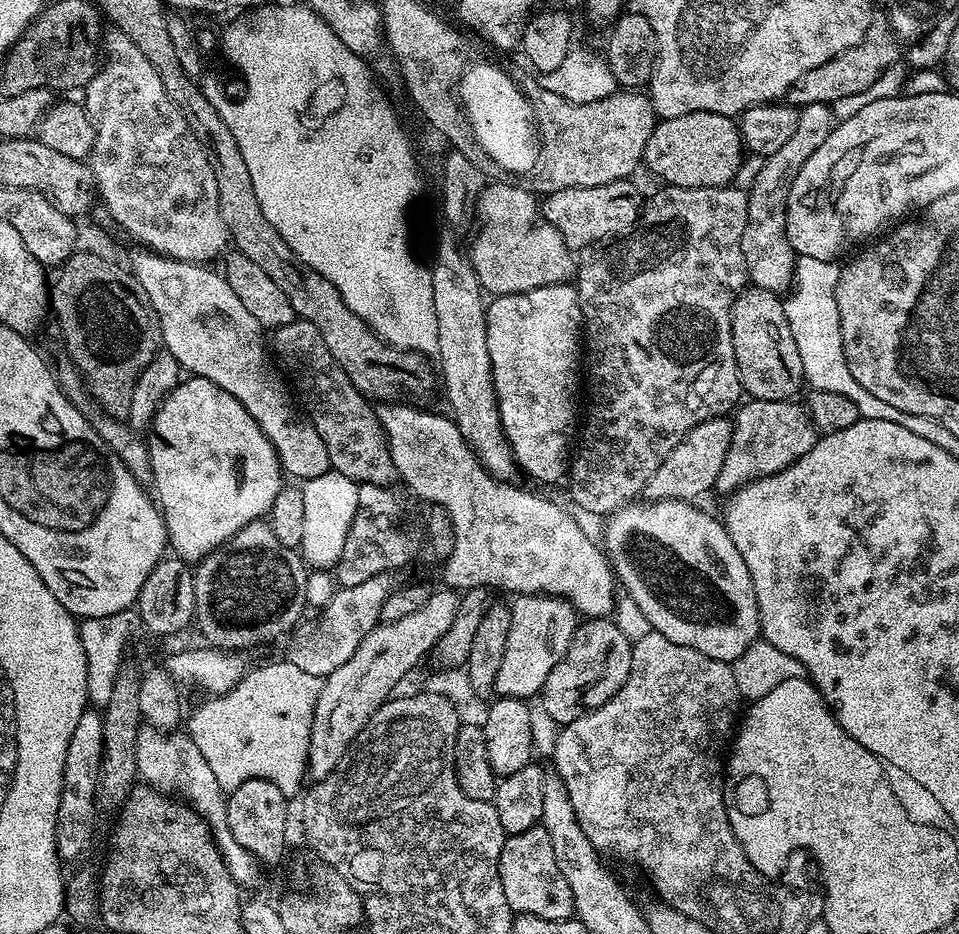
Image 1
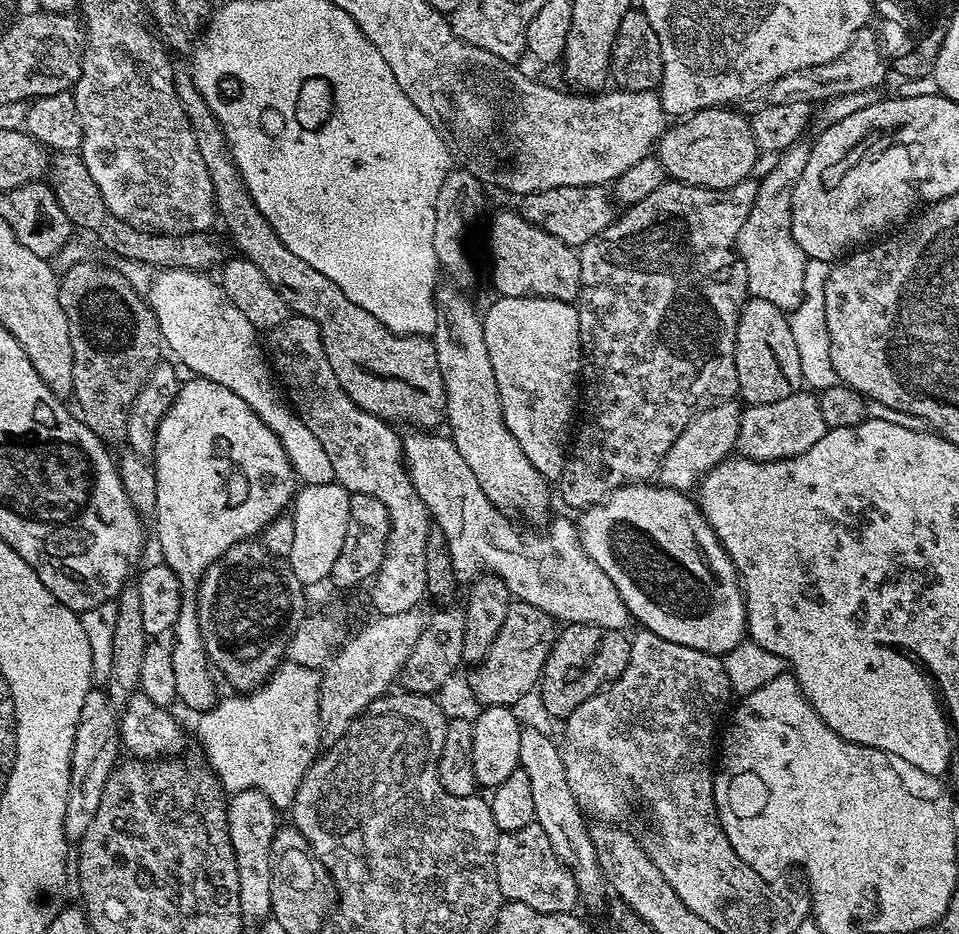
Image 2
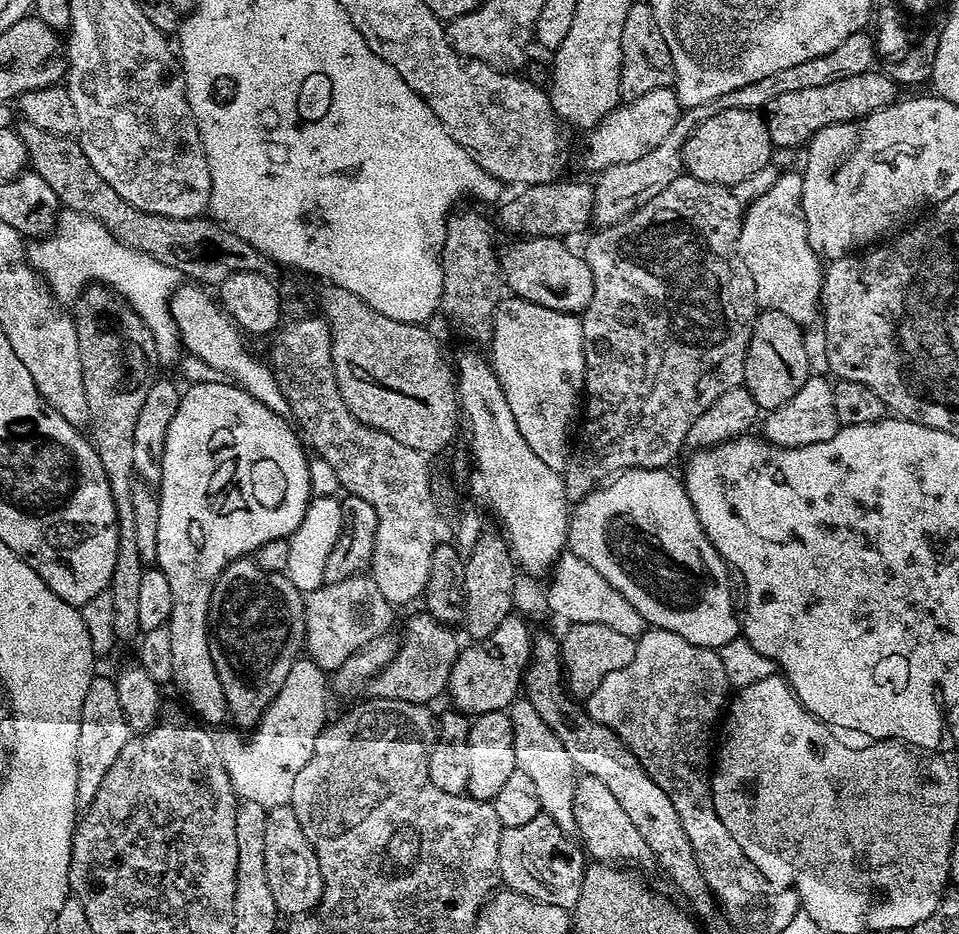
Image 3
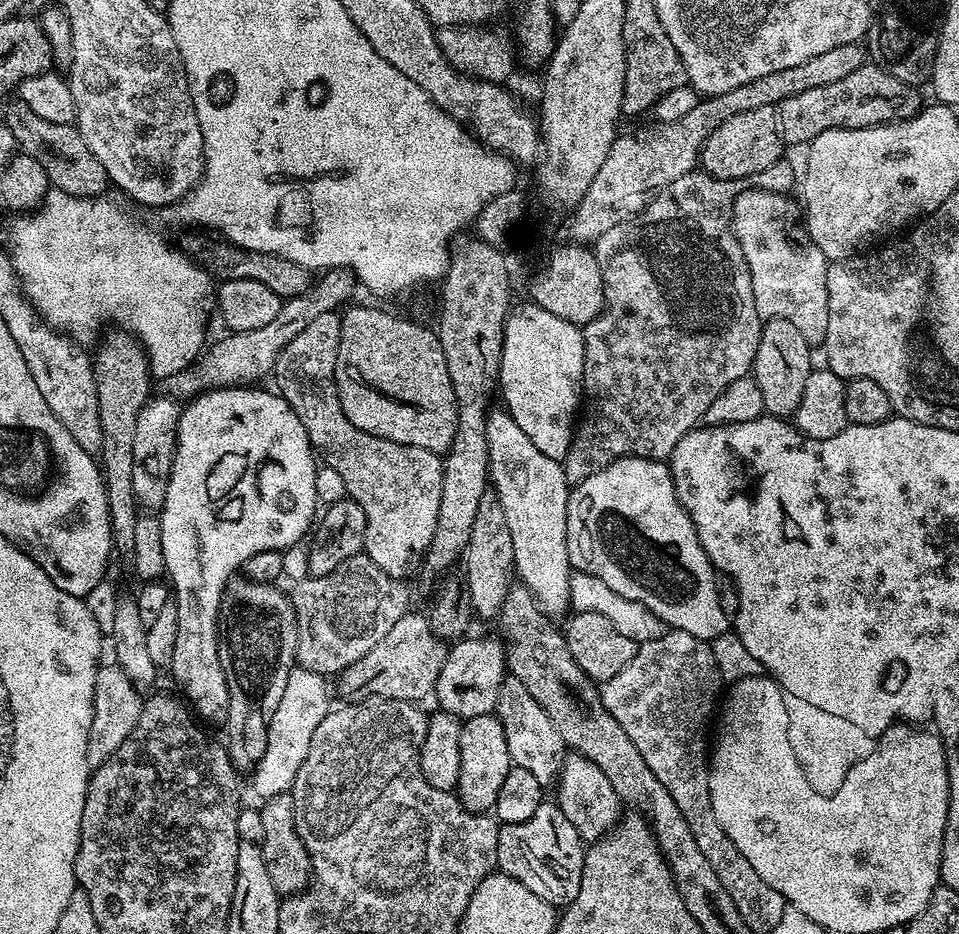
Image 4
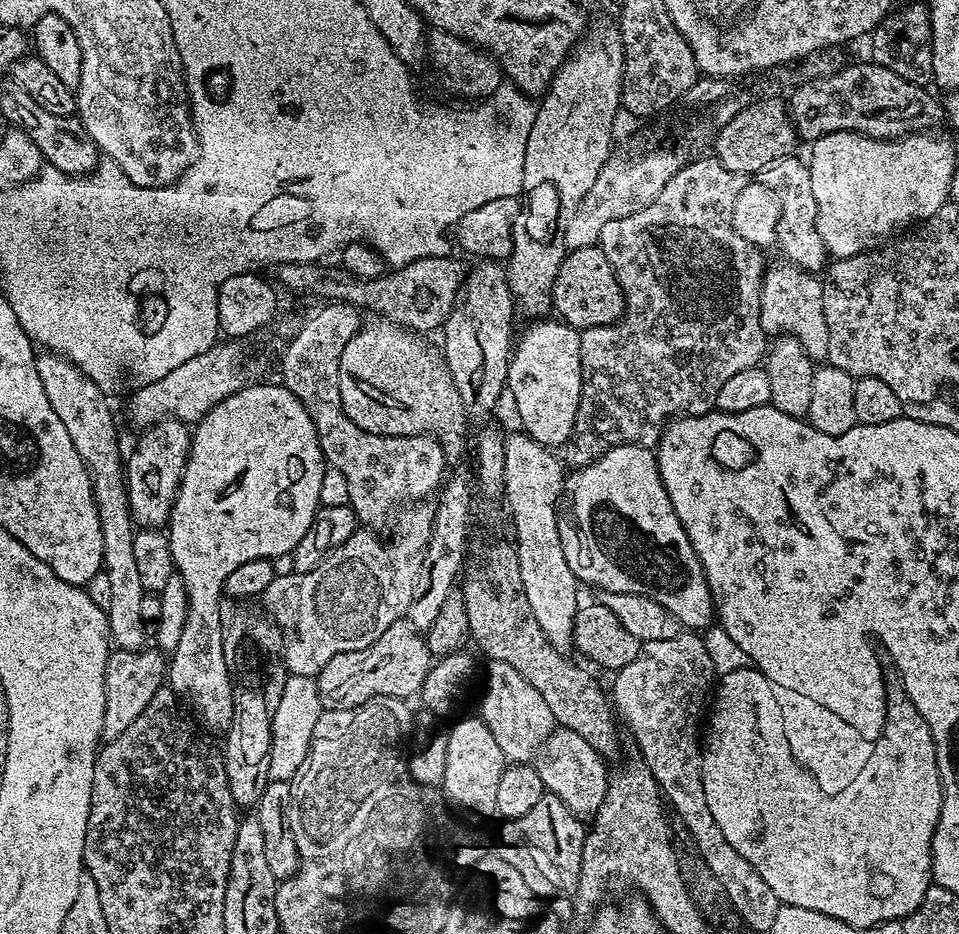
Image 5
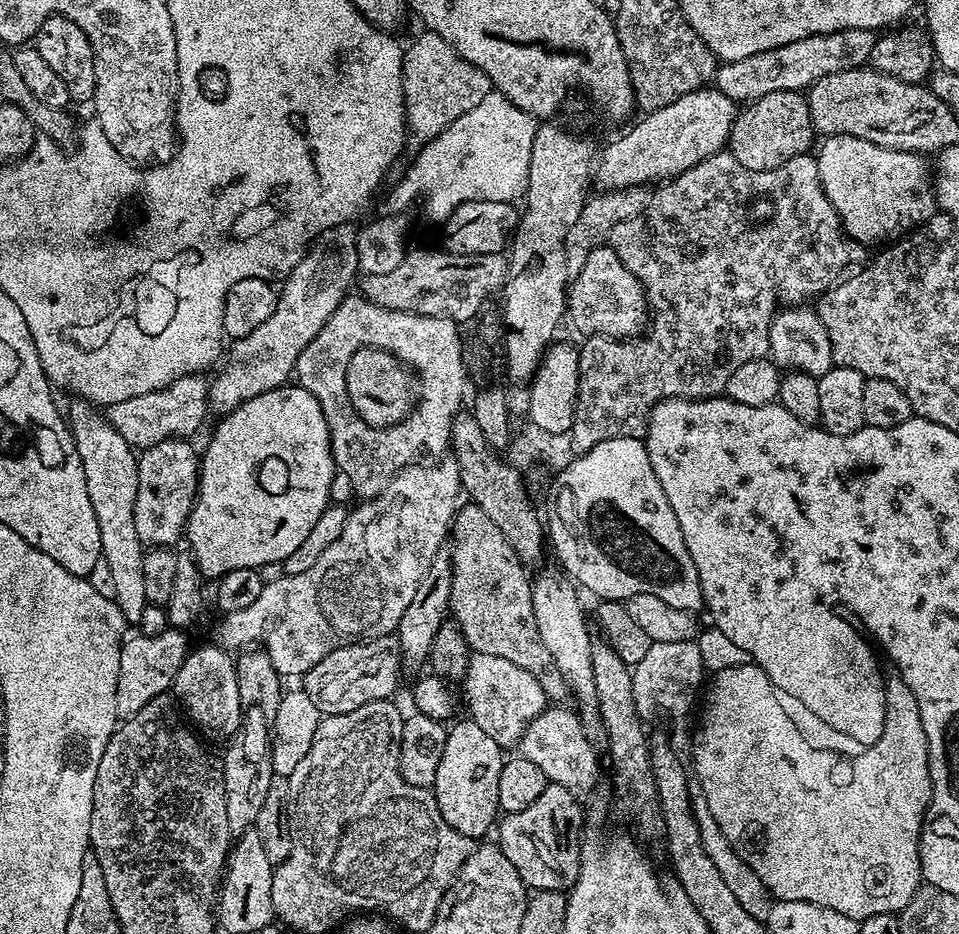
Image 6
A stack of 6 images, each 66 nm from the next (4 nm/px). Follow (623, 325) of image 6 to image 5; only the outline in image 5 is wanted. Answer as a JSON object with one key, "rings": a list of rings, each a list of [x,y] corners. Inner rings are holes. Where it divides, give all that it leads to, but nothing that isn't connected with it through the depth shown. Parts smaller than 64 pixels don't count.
{"rings":[[[599,246],[573,248],[565,255],[558,278],[554,278],[552,307],[563,323],[577,330],[614,324],[623,317],[624,295],[618,286],[616,271]]]}

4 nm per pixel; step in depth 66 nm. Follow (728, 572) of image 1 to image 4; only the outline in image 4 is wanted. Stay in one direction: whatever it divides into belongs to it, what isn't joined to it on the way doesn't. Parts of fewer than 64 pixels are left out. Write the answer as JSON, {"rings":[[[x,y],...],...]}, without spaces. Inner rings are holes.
{"rings":[[[623,456],[575,485],[568,497],[566,546],[576,572],[602,578],[614,594],[642,602],[642,606],[646,606],[646,610],[650,610],[669,629],[694,634],[694,638],[709,642],[729,631],[730,612],[720,601],[716,567],[698,542],[690,514],[686,514],[682,502],[678,502],[672,471],[665,461]]]}

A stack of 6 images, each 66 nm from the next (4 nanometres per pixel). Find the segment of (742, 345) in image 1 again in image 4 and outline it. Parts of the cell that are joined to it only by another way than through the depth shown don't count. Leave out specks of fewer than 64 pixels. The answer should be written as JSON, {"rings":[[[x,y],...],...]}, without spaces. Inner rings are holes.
{"rings":[[[786,318],[770,320],[763,325],[758,354],[752,363],[750,375],[758,382],[758,390],[762,390],[762,402],[767,415],[795,417],[798,402],[802,402],[802,390],[806,390],[806,378],[810,378],[814,367],[812,352],[806,338],[802,338],[802,334],[792,323],[786,322]]]}

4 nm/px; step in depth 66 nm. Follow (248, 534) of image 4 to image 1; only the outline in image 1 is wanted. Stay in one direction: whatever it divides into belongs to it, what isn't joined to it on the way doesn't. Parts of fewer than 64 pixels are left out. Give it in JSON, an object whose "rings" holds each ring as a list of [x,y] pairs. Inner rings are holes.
{"rings":[[[189,375],[187,378],[181,379],[176,389],[160,403],[156,417],[150,425],[151,432],[152,437],[149,435],[146,443],[152,463],[152,484],[154,489],[156,488],[154,496],[158,501],[160,515],[164,518],[164,525],[168,527],[168,542],[171,551],[178,554],[179,559],[185,562],[199,562],[208,553],[214,552],[218,546],[226,543],[234,534],[238,534],[238,530],[242,530],[242,526],[246,526],[251,520],[267,517],[270,506],[274,502],[274,498],[278,496],[278,490],[282,486],[280,460],[276,457],[276,451],[271,442],[268,441],[268,436],[262,434],[262,430],[254,422],[254,418],[250,418],[246,406],[242,406],[242,402],[238,402],[238,398],[234,398],[234,394],[226,394],[226,390],[222,390],[222,386],[214,386],[214,382],[210,382],[210,378]]]}

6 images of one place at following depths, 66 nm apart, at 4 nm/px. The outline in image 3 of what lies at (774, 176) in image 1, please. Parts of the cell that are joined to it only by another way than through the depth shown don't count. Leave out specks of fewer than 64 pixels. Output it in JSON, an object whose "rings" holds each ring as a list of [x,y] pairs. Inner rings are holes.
{"rings":[[[799,171],[784,172],[748,209],[743,209],[736,234],[736,253],[754,278],[757,305],[778,310],[801,326],[808,326],[821,311],[820,287],[824,281],[821,257],[808,244],[802,214],[802,182]]]}

